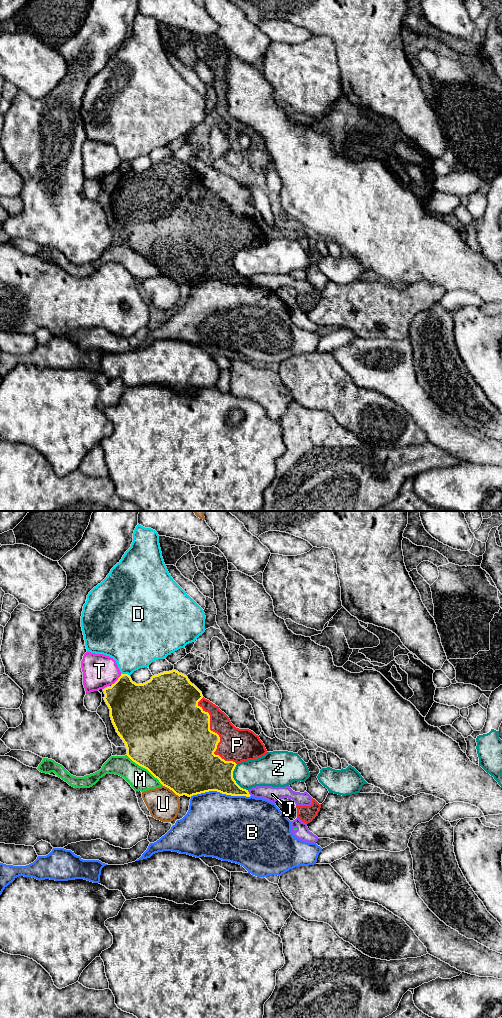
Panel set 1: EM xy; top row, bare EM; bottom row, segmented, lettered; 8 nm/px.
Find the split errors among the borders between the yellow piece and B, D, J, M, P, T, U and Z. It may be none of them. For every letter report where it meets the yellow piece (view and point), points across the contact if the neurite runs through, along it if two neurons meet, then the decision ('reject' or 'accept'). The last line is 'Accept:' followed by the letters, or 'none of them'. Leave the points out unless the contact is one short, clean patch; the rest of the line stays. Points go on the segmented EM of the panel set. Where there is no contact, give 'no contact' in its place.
B: xy (220, 792) | reject
D: xy (125, 674) | reject
J: xy (248, 793) | along xy (247, 790), (251, 795) | reject
M: xy (145, 768) | reject
P: xy (218, 735) | accept
T: xy (117, 680) | reject
U: xy (171, 789) | reject
Z: xy (233, 779) | reject
Accept: P

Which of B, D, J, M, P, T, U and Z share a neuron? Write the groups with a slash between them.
B / D / J M / P / T / U / Z

